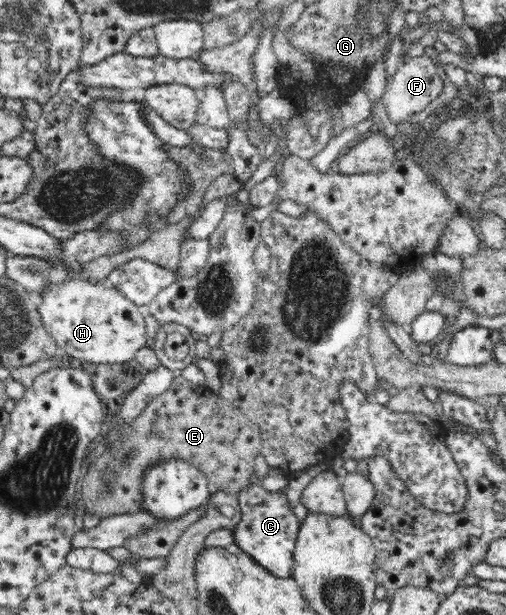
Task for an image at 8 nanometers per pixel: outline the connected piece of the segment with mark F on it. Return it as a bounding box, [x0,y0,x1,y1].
[381,54,445,125]

